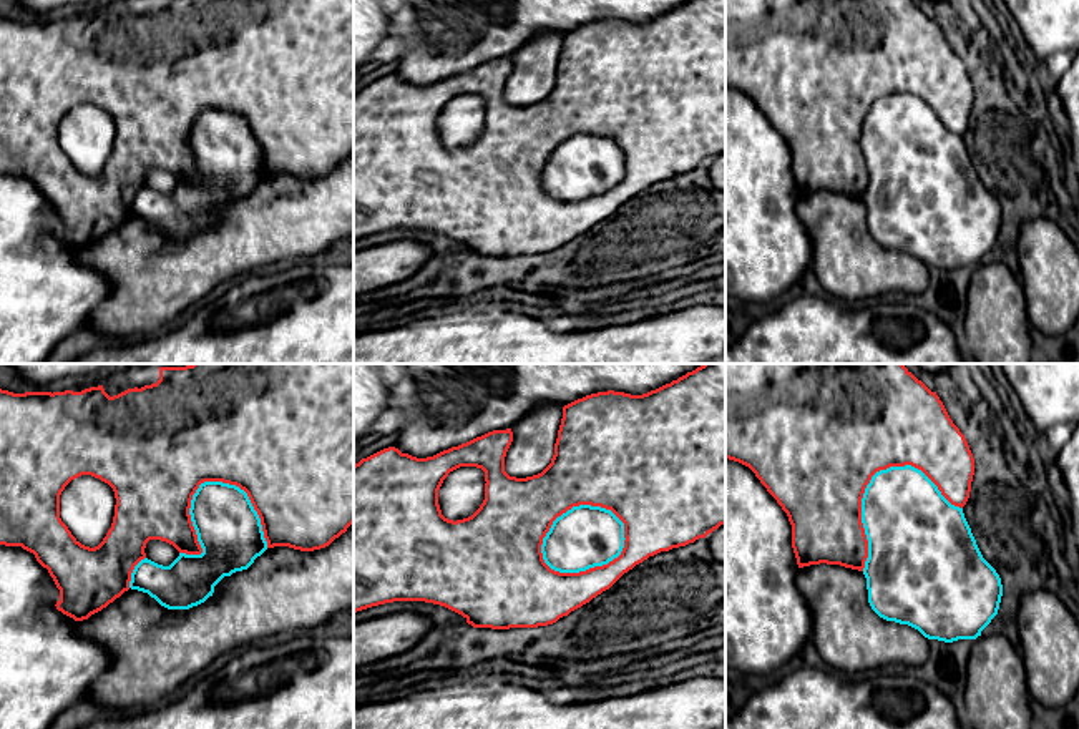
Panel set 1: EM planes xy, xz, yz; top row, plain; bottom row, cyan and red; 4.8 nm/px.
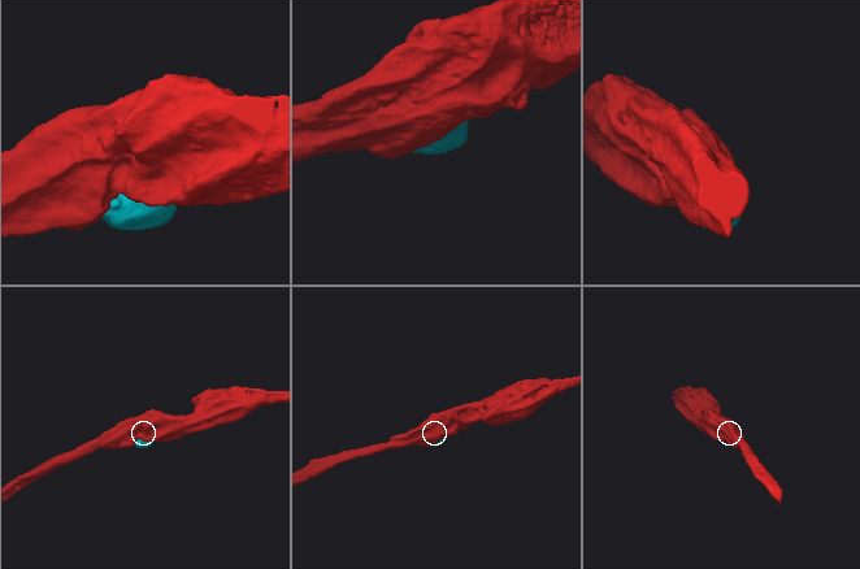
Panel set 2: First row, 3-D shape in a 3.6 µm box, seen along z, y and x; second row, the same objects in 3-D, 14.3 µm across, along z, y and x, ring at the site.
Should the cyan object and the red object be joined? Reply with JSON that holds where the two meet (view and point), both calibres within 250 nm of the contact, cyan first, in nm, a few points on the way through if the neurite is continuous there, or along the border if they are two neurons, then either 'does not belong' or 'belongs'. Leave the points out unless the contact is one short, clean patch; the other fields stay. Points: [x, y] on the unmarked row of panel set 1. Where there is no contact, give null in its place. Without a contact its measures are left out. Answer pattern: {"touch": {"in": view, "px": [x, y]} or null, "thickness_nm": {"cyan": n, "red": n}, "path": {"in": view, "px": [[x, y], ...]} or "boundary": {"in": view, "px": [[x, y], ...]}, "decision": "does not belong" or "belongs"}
{"touch": {"in": "xz", "px": [595, 193]}, "thickness_nm": {"cyan": 300, "red": 220}, "decision": "does not belong"}

